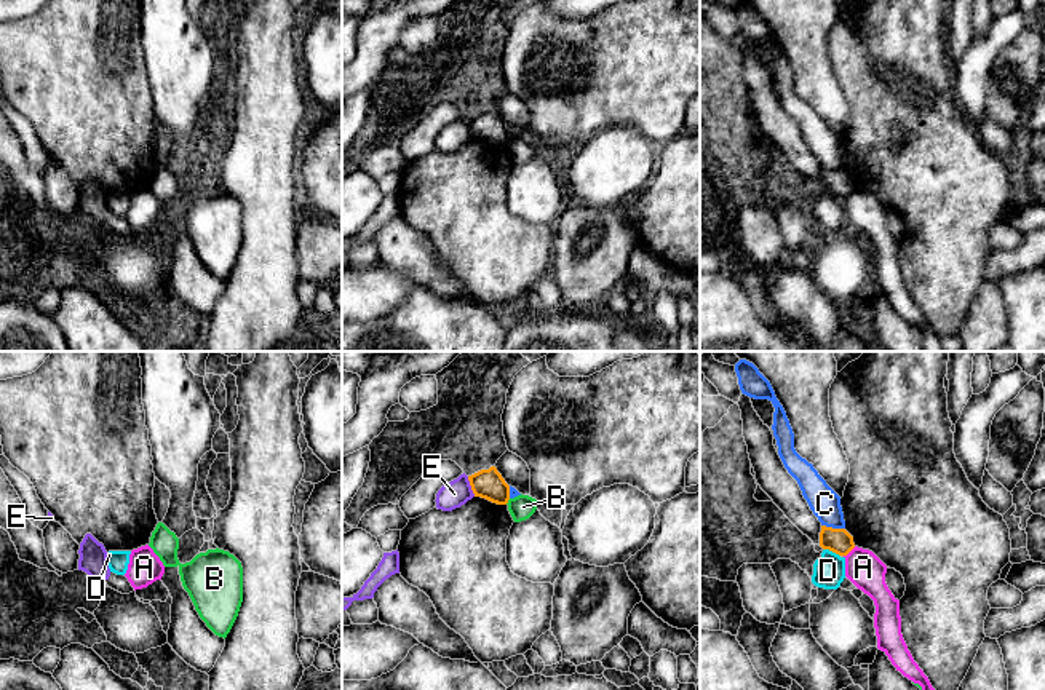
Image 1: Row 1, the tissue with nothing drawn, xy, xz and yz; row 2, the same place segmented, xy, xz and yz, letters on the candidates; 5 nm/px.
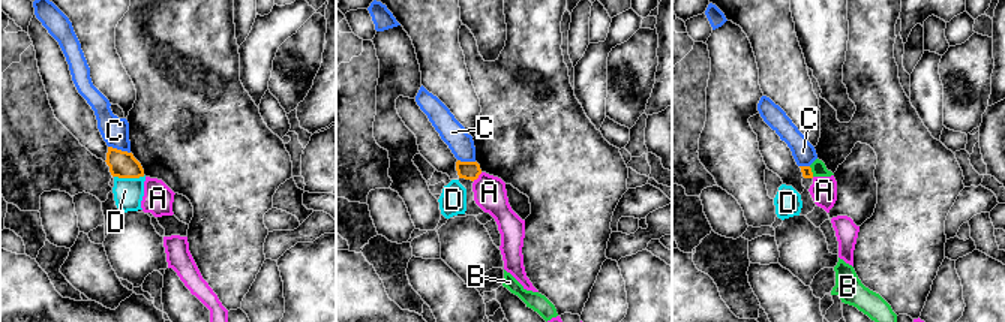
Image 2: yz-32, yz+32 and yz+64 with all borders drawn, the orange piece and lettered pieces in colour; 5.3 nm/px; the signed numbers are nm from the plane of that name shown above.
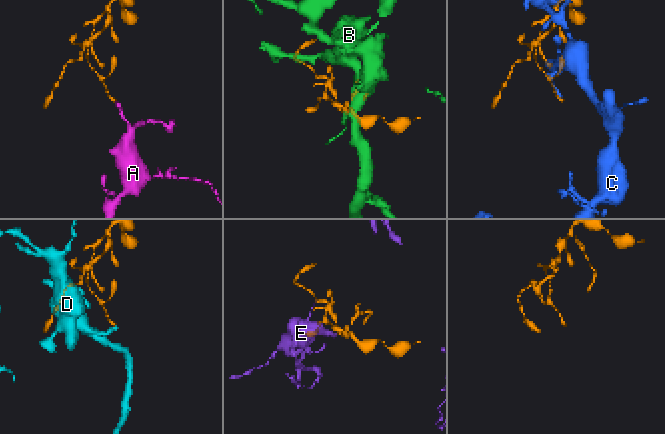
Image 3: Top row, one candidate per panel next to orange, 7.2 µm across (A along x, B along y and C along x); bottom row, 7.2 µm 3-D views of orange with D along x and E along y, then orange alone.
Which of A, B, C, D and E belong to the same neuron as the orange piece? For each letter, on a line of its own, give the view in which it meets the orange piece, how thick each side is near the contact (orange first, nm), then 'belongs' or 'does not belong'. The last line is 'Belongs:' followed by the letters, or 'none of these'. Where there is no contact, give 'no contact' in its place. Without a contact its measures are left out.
A: meets orange in yz; 130 nm thick on the orange side, 180 nm on the other; does not belong
B: meets orange in xz; 150 nm thick on the orange side, 120 nm on the other; does not belong
C: meets orange in yz; 130 nm thick on the orange side, 150 nm on the other; does not belong
D: meets orange in yz; 130 nm thick on the orange side, 160 nm on the other; does not belong
E: meets orange in xz; 150 nm thick on the orange side, 140 nm on the other; does not belong
Belongs: none of these

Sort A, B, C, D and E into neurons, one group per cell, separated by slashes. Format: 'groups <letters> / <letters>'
groups A / B / C / D / E

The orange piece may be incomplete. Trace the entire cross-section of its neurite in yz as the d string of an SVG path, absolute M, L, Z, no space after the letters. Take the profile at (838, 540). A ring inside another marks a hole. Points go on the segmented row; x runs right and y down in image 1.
M821 525L820 546L839 556L847 556L853 548L853 537L845 529Z

